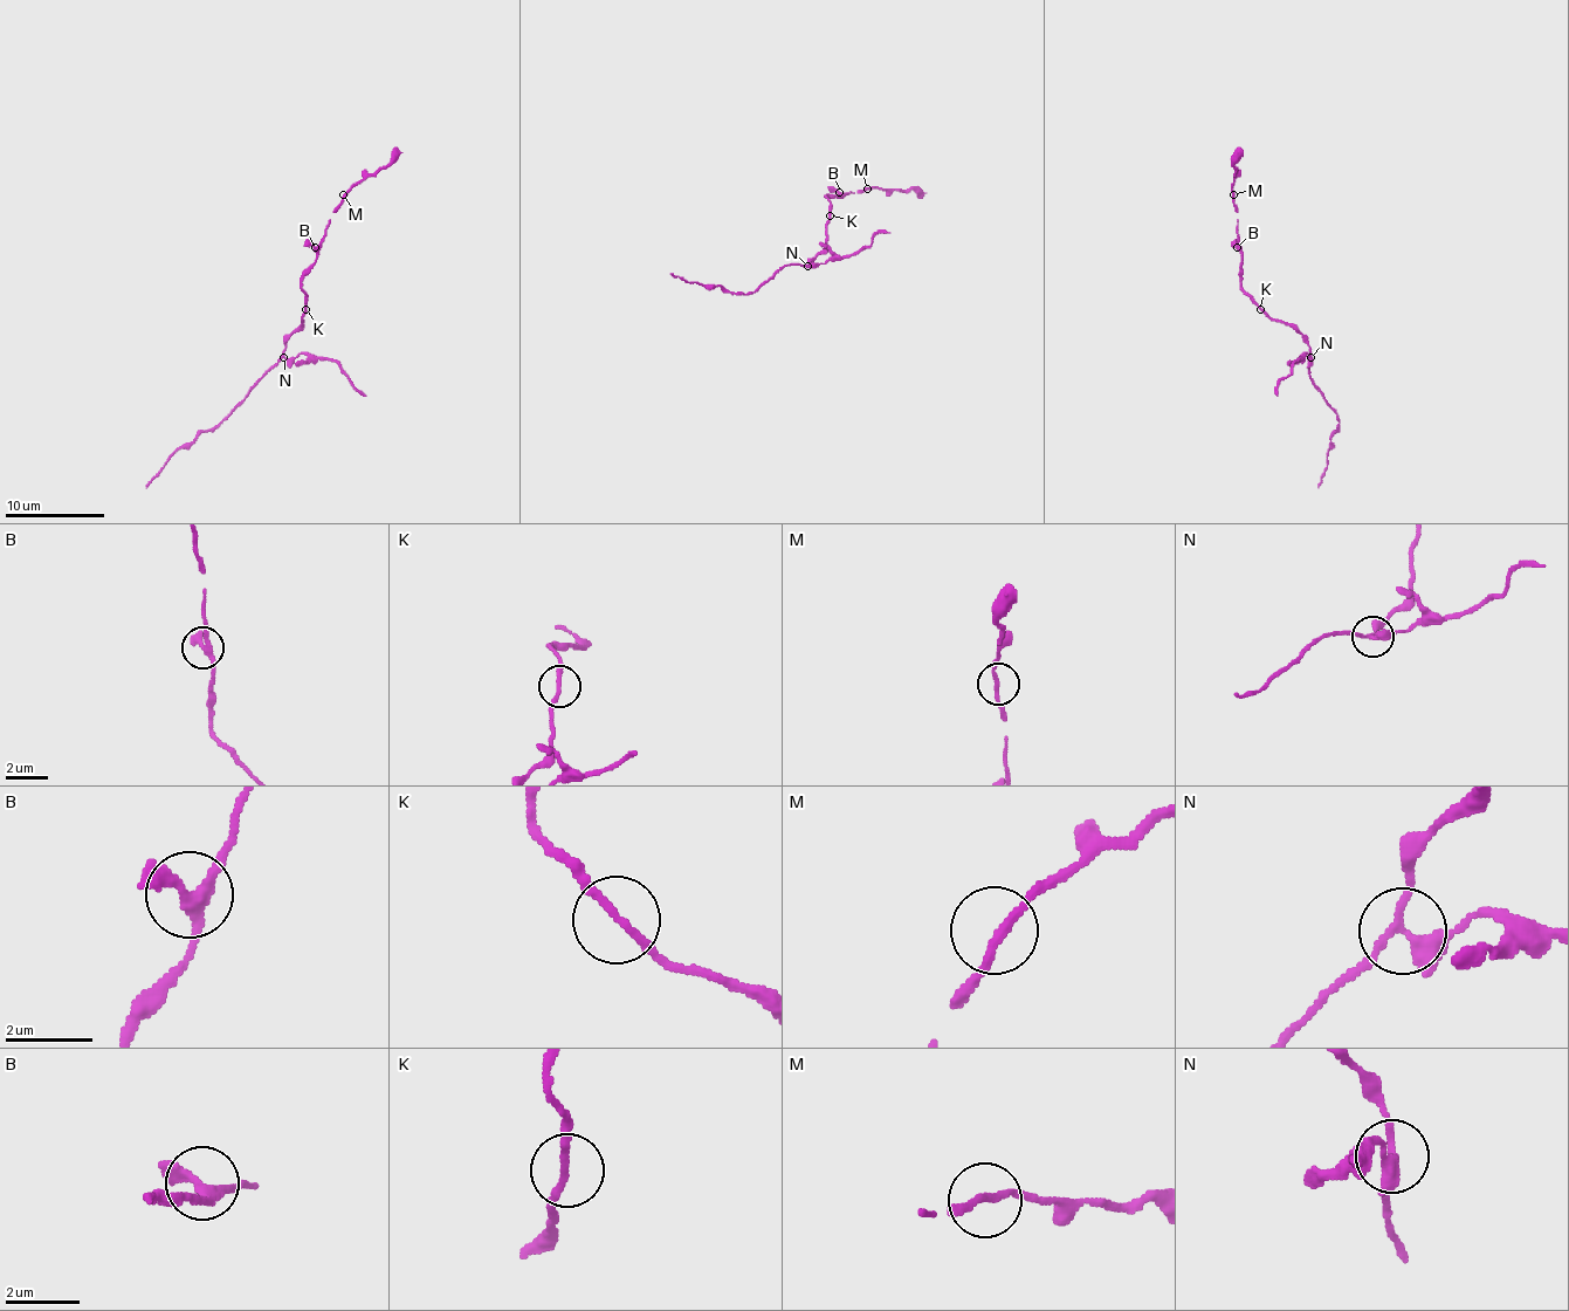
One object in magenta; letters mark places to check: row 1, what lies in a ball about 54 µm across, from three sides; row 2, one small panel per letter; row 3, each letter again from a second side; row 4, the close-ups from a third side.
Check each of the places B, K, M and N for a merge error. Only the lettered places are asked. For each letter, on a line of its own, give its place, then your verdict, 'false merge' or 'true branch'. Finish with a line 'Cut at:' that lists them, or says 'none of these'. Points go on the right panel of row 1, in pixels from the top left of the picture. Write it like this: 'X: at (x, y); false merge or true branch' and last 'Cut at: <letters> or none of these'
B: at (1237, 247); true branch
K: at (1260, 309); true branch
M: at (1233, 194); true branch
N: at (1311, 357); false merge
Cut at: N

